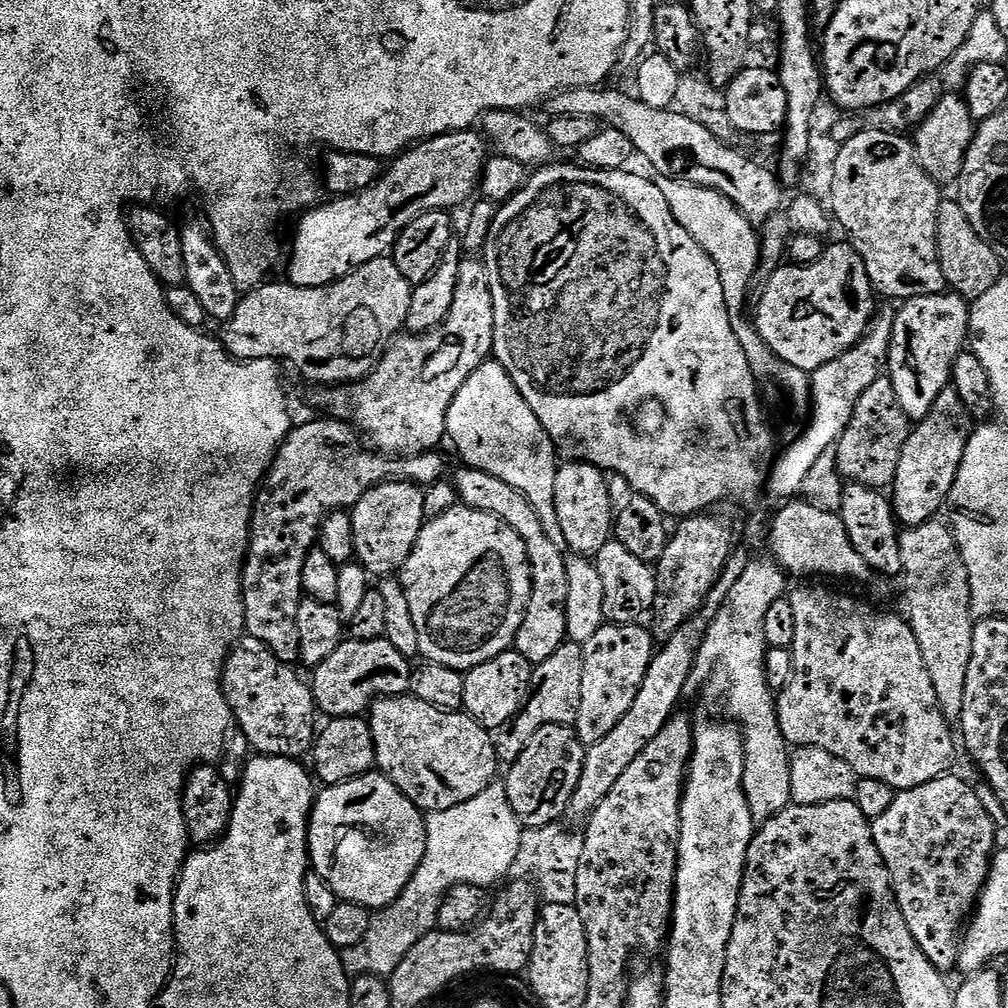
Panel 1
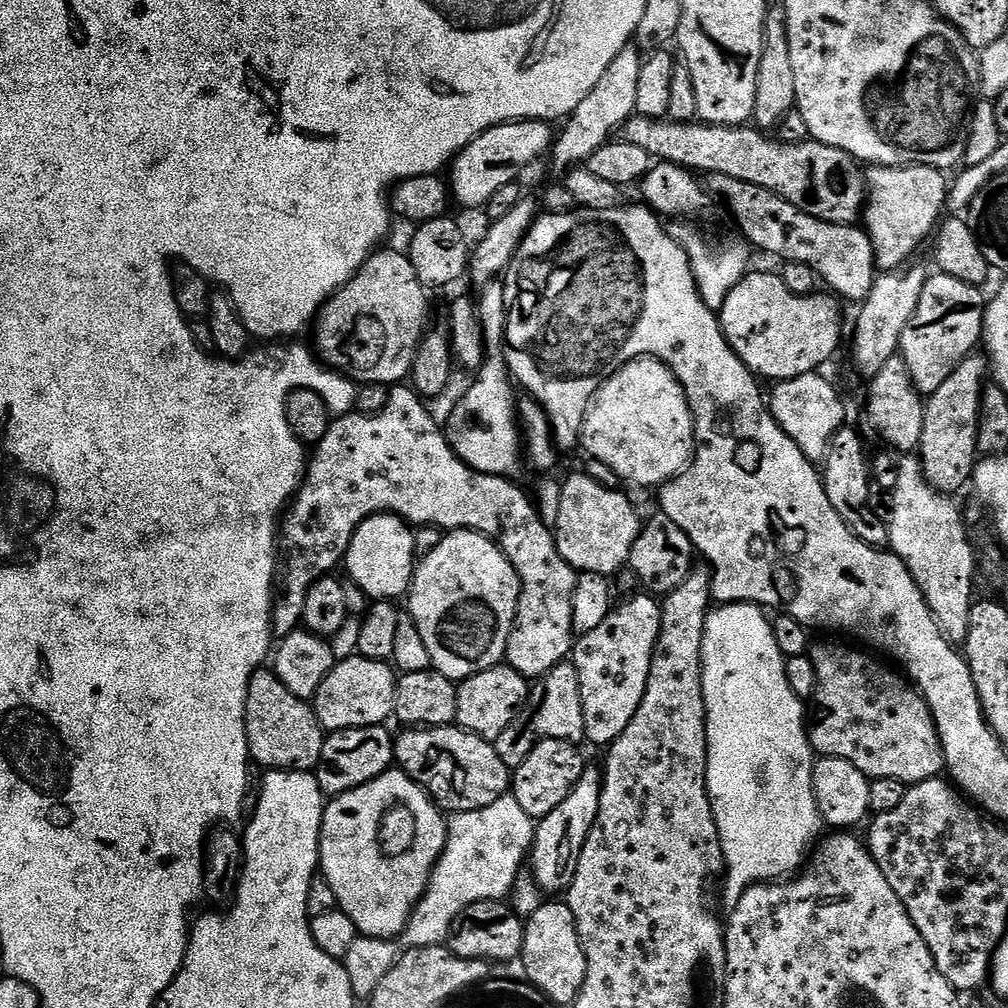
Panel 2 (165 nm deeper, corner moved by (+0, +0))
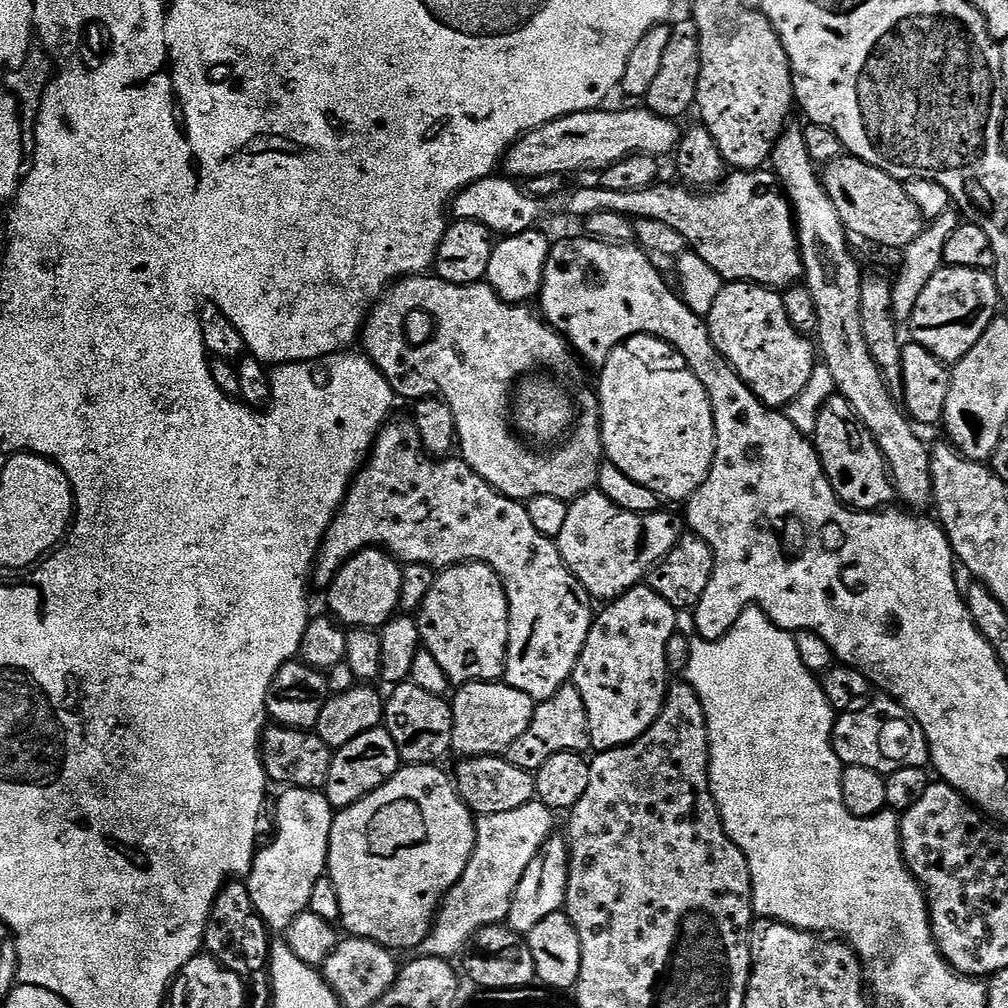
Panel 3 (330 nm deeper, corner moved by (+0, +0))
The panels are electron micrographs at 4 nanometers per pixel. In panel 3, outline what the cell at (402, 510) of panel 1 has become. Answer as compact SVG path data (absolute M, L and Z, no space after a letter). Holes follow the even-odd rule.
M363 548L351 556L340 568L340 573L326 589L327 611L341 625L352 628L381 629L387 620L397 615L402 590L401 565L396 557L389 556L382 548Z

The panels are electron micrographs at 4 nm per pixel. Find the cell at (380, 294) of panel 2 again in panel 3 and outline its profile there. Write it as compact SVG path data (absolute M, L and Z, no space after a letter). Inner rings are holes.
M417 274L405 276L393 283L384 295L372 305L364 318L362 329L363 355L371 360L390 382L393 393L397 397L405 396L409 402L423 400L426 396L439 396L452 408L456 423L456 439L459 455L472 467L490 486L498 489L502 495L511 500L529 502L535 496L549 496L552 500L571 502L583 492L593 491L597 487L596 479L600 476L600 460L605 459L600 433L600 398L596 389L584 377L581 361L572 351L567 340L544 319L543 315L534 313L524 304L508 304L486 282L478 284L451 284L441 280L435 274Z

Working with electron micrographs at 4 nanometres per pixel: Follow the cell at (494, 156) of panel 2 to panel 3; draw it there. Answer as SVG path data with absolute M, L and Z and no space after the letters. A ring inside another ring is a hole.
M639 107L628 108L625 112L579 112L552 120L533 132L525 132L505 152L503 171L517 181L527 182L542 174L569 174L583 168L603 170L629 155L664 158L667 152L668 155L675 153L681 138L681 125L648 111L647 107Z

